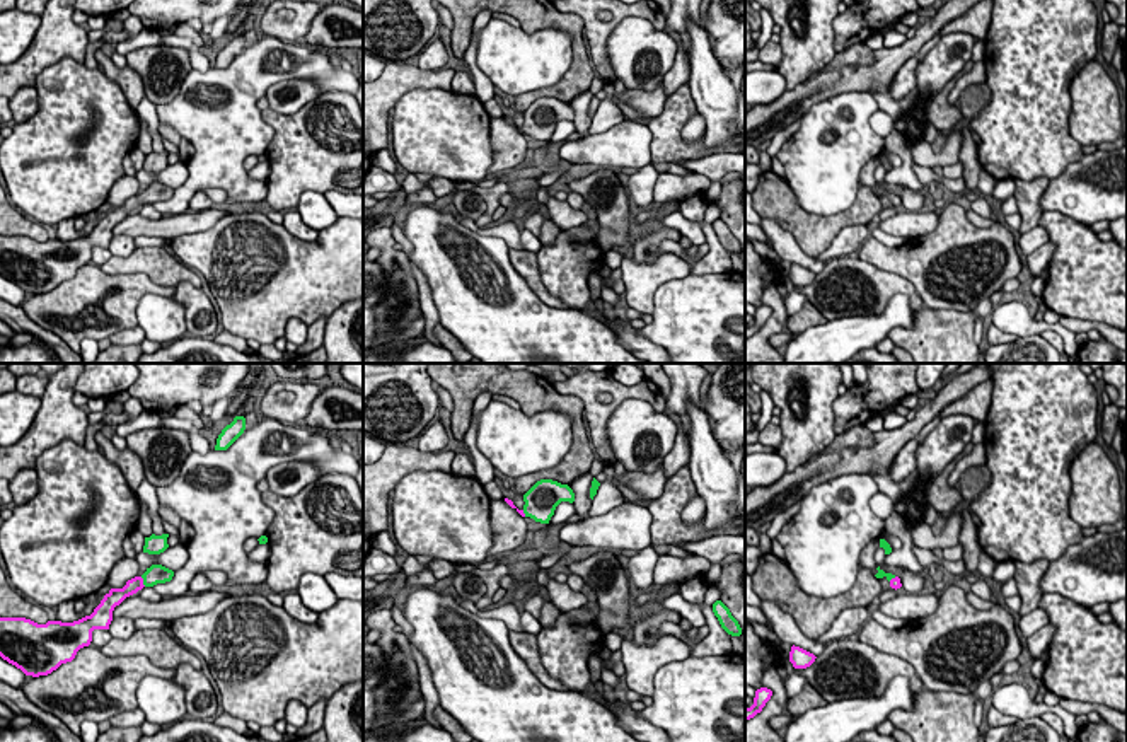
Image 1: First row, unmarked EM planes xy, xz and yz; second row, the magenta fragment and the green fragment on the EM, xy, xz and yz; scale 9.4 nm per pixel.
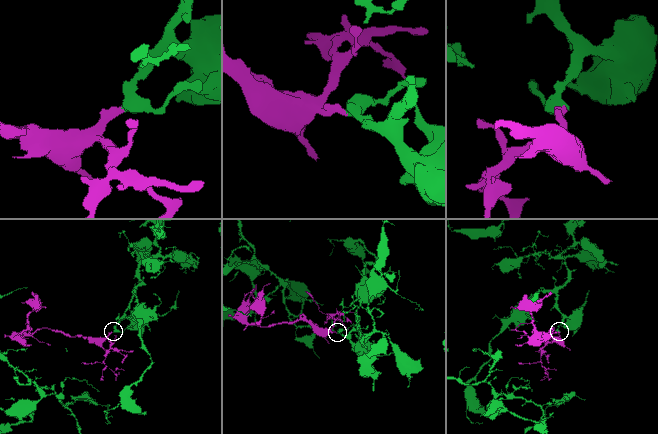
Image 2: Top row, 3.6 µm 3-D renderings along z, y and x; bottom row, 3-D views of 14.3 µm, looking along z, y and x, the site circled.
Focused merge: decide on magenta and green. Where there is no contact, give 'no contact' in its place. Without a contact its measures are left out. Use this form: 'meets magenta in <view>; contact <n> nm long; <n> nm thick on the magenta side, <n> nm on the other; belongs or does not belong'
meets magenta in xy; contact 110 nm long; 140 nm thick on the magenta side, 190 nm on the other; belongs

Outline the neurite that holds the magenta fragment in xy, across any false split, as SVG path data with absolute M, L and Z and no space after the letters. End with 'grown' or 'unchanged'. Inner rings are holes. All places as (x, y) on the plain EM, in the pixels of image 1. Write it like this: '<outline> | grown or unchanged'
M152 183L123 206L111 206L90 234L73 241L38 242L26 235L0 235L0 275L26 293L48 293L61 281L72 280L80 266L89 264L94 247L109 247L114 225L126 215L143 205L170 200L172 194L172 188Z | grown

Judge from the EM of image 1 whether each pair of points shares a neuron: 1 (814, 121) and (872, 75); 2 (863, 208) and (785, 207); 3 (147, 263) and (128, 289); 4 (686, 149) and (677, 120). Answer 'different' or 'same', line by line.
1: different
2: same
3: different
4: same

